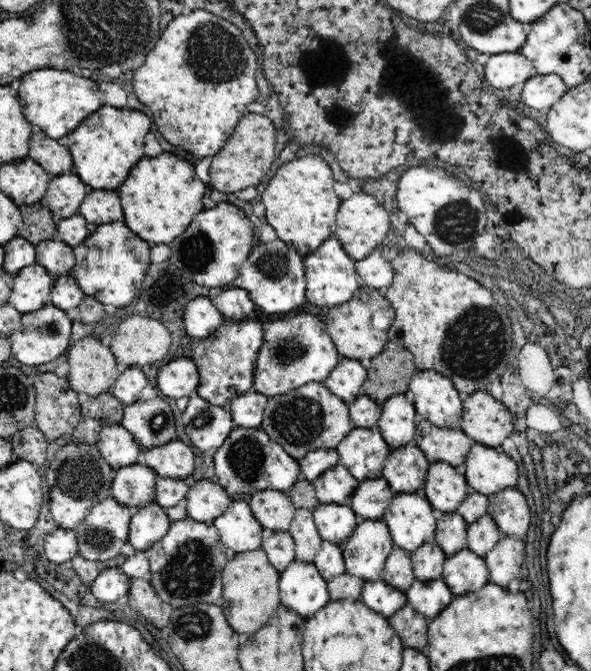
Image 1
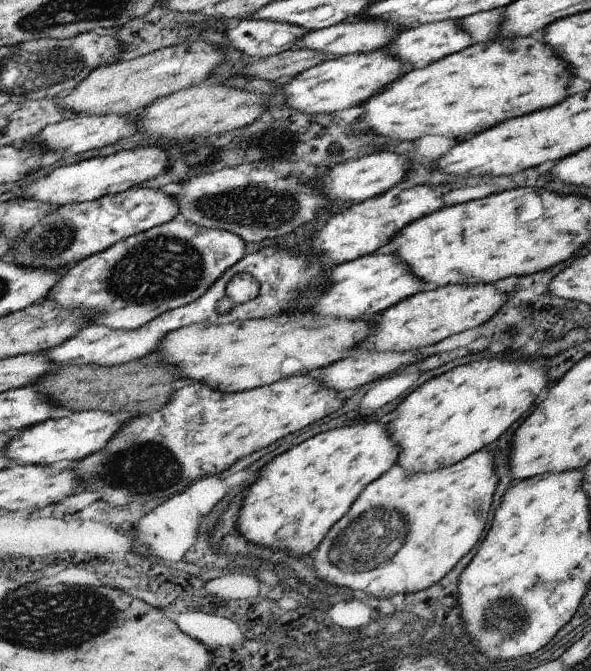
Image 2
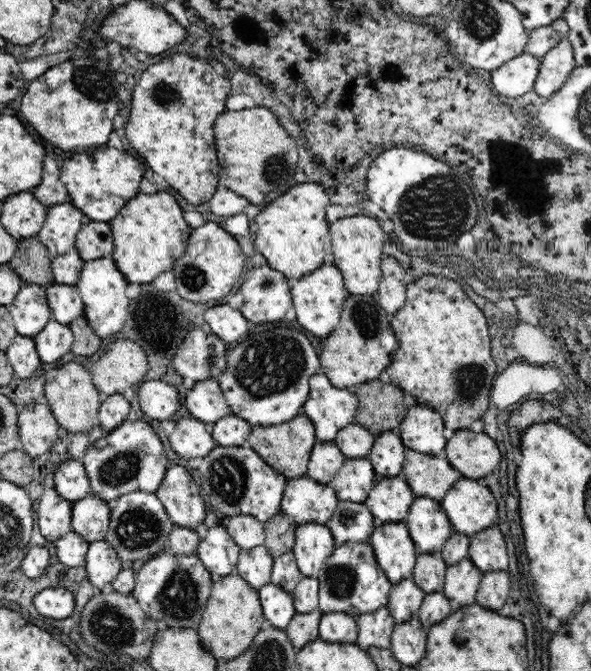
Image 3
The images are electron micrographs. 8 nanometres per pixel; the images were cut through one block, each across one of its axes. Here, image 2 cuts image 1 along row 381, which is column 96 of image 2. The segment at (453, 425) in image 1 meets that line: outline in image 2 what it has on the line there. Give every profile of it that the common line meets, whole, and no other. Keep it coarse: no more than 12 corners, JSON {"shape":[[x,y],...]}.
{"shape":[[71,411],[13,432],[12,464],[103,450],[131,415]]}

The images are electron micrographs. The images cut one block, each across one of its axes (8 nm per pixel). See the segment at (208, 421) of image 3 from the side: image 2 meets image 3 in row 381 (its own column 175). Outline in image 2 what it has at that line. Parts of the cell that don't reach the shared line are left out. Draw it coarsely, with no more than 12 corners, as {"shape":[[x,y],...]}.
{"shape":[[138,185],[59,205],[7,261],[71,267],[179,217]]}

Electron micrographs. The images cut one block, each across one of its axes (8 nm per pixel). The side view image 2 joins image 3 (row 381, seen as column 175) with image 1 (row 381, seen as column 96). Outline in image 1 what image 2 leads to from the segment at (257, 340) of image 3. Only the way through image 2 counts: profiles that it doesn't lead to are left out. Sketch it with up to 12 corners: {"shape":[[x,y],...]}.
{"shape":[[324,320],[262,326],[253,390],[323,383],[342,356]]}

